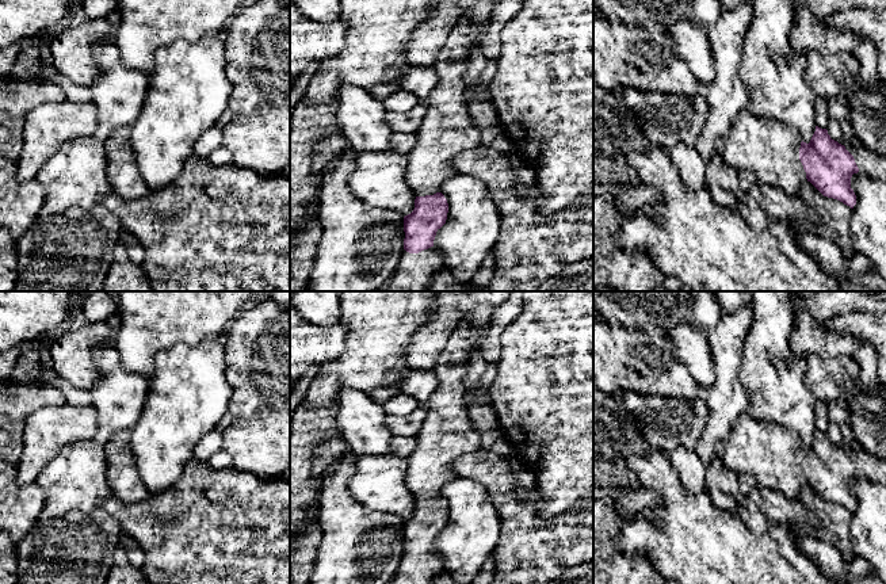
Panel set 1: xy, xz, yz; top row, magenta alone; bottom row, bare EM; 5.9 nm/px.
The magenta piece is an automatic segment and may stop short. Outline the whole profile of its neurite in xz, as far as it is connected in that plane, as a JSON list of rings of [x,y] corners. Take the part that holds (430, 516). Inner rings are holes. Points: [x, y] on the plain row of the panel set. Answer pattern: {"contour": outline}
{"contour": [[[462,322],[450,336],[443,352],[434,367],[438,377],[438,389],[427,401],[427,416],[416,435],[416,450],[406,458],[406,486],[413,493],[415,512],[404,520],[404,554],[400,566],[389,584],[432,584],[432,580],[444,570],[443,557],[434,550],[436,535],[446,527],[448,507],[440,496],[443,485],[457,477],[451,465],[466,451],[480,449],[480,434],[471,427],[469,408],[463,398],[467,389],[463,379],[471,358],[469,346],[474,341],[473,329]]]}

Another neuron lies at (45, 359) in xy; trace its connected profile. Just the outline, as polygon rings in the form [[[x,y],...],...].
[[[43,337],[35,344],[35,347],[39,351],[39,364],[54,371],[53,360],[50,358],[50,352],[49,352],[47,344],[45,343]]]

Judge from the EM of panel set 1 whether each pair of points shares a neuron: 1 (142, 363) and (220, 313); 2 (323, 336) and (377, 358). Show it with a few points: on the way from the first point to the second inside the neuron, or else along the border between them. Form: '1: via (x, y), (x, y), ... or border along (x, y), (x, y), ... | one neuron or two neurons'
1: via (156, 342), (184, 313), (198, 313) | one neuron
2: border along (339, 321), (346, 328), (344, 350), (321, 366) | two neurons

